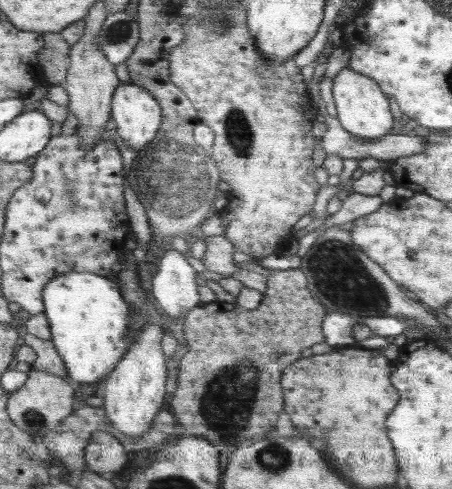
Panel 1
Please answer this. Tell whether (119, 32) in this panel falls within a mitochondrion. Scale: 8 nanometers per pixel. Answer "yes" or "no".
yes

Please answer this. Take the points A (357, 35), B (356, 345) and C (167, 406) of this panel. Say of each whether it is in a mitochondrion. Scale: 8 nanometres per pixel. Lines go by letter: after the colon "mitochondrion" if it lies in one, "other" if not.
A: other
B: other
C: other

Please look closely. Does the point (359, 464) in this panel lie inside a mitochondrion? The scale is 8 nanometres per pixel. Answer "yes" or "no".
no

